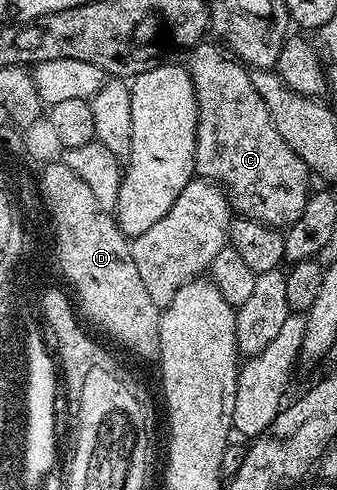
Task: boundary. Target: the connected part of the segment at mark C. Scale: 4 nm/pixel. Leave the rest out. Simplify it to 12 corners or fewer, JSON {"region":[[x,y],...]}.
{"region":[[187,51],[196,174],[237,215],[279,227],[308,165],[278,136],[251,73]]}

